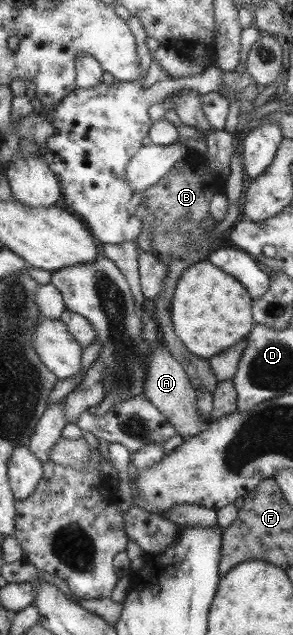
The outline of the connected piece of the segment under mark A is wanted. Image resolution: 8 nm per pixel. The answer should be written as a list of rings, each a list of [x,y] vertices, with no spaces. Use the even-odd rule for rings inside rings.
[[[155,344],[155,349],[151,351],[151,357],[147,363],[143,395],[165,416],[165,421],[173,426],[175,433],[180,437],[195,437],[197,434],[203,433],[208,424],[198,413],[197,391],[195,391],[193,384],[189,384],[188,376],[182,364],[179,364],[174,356],[171,356],[167,348],[163,347],[162,344]]]

